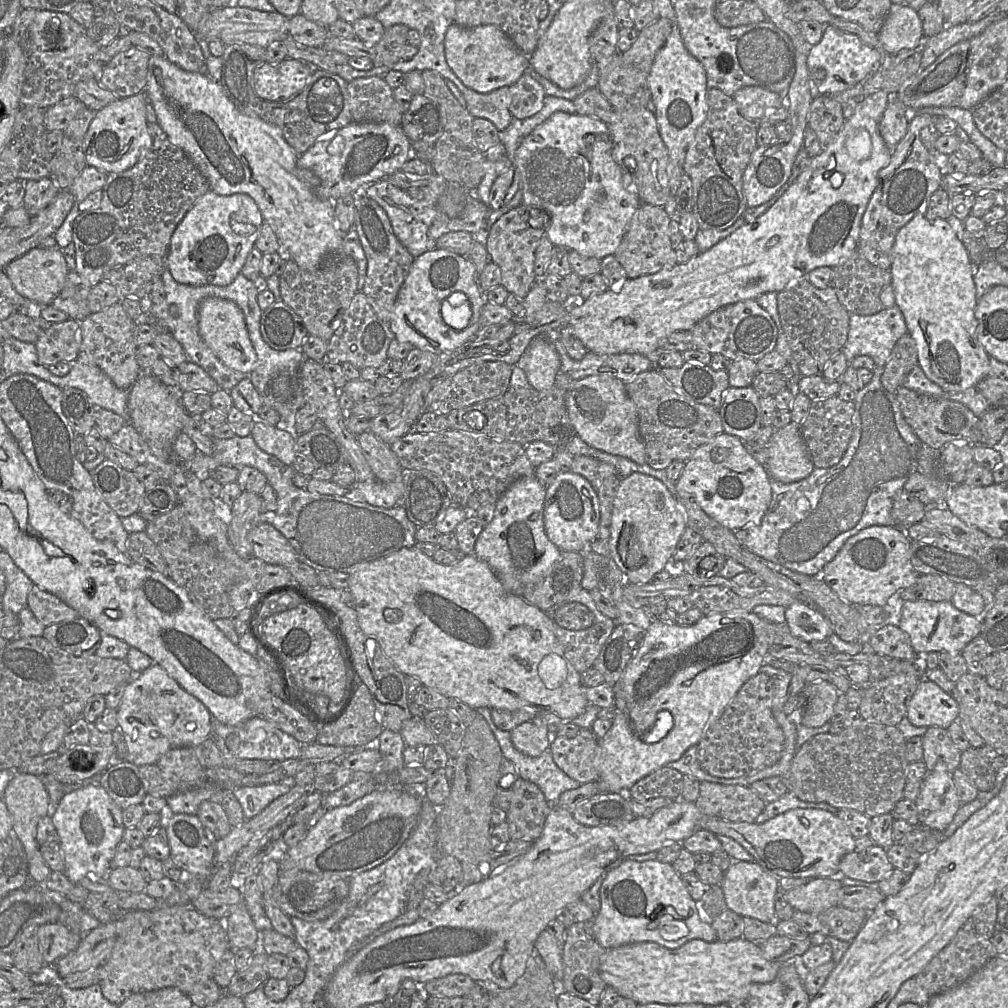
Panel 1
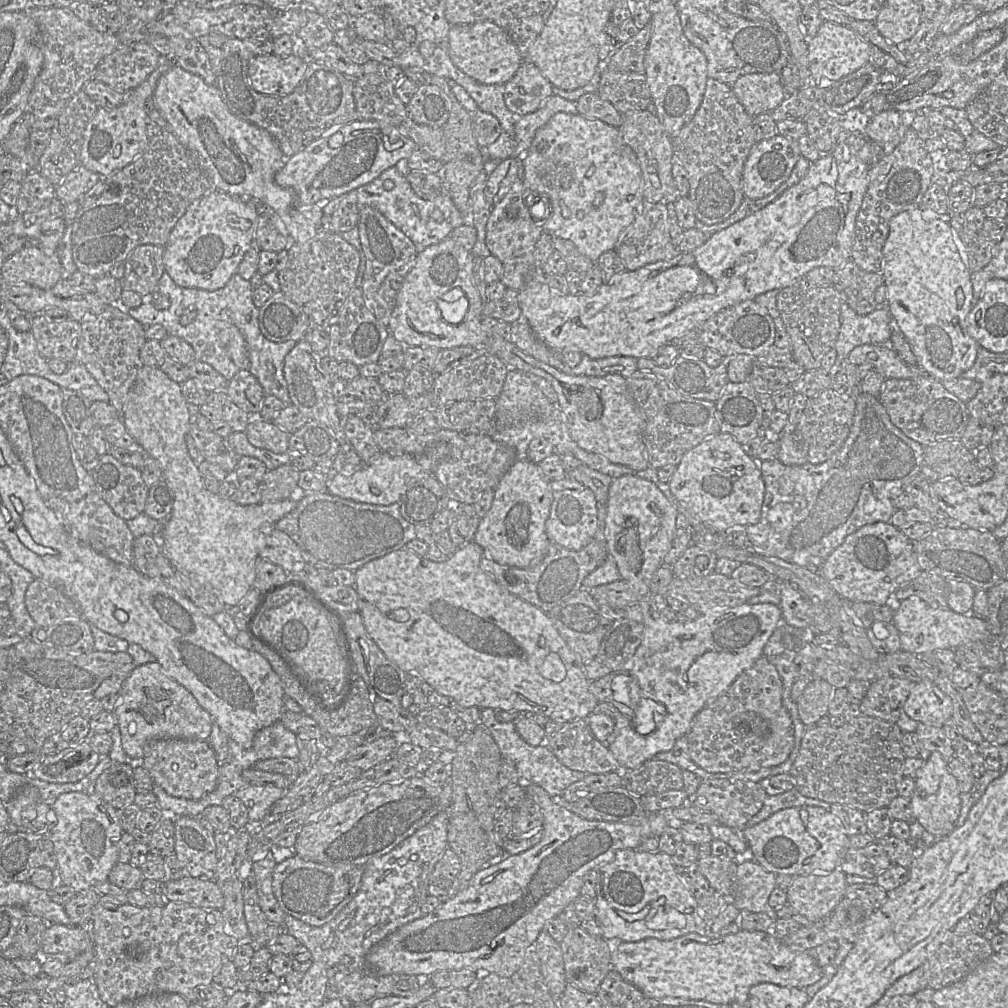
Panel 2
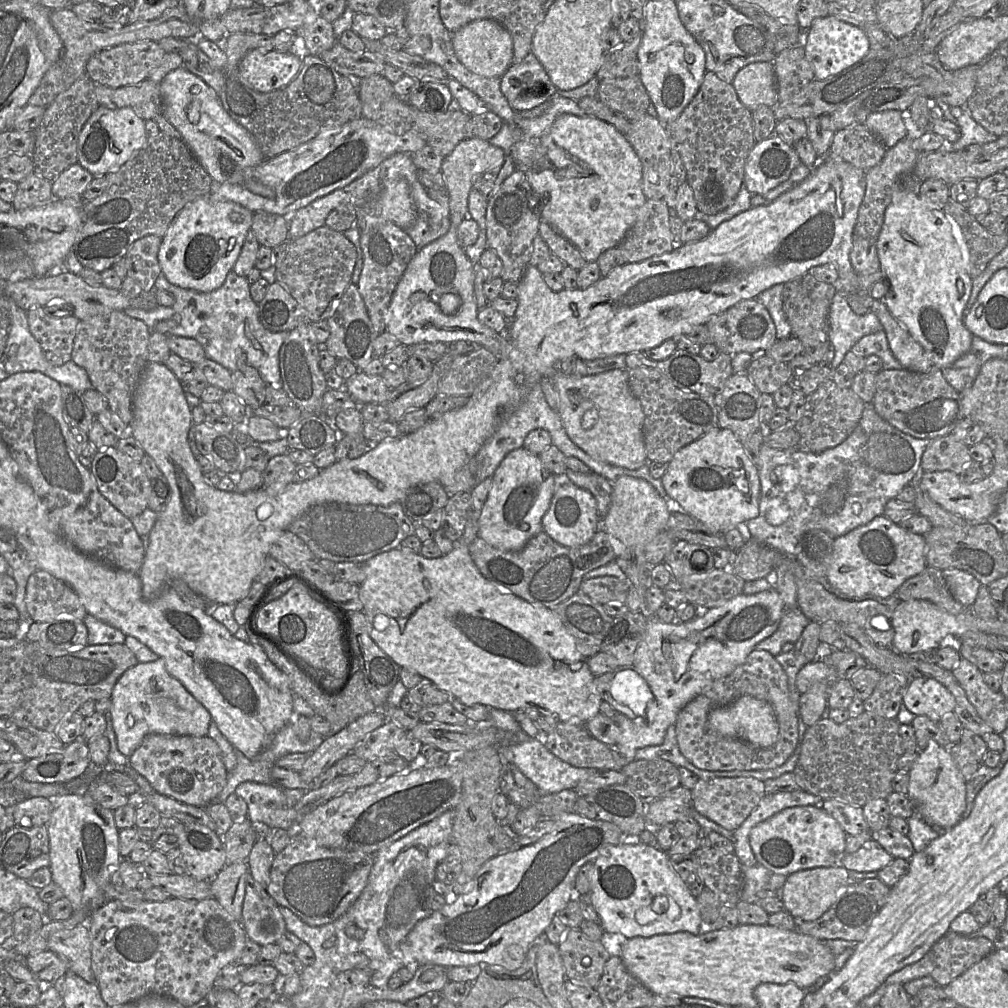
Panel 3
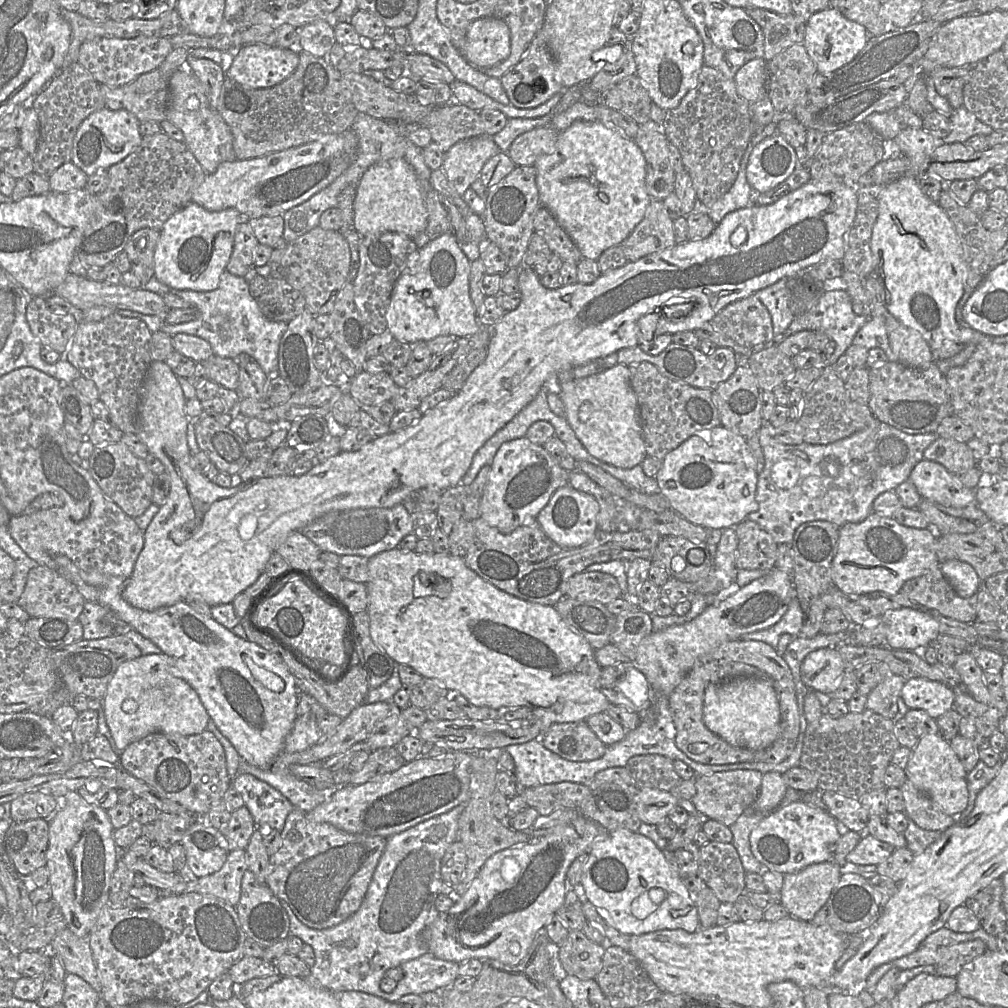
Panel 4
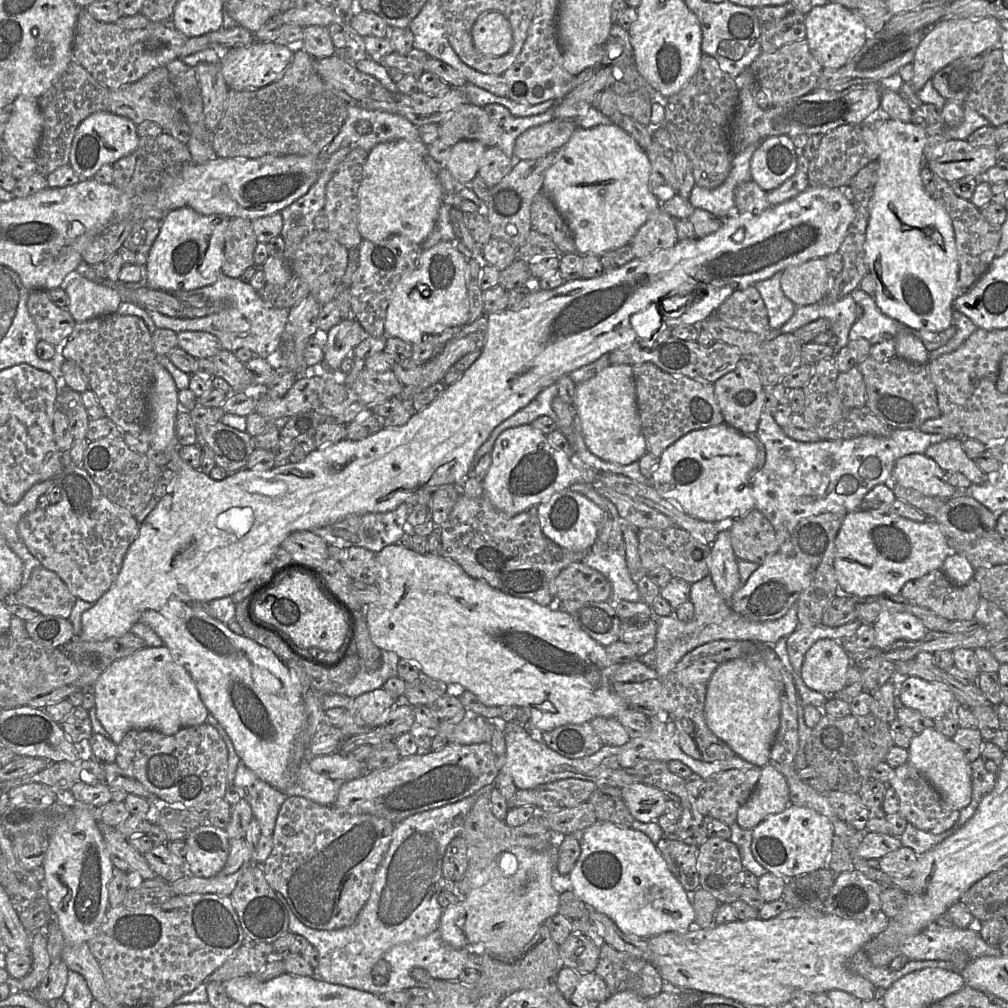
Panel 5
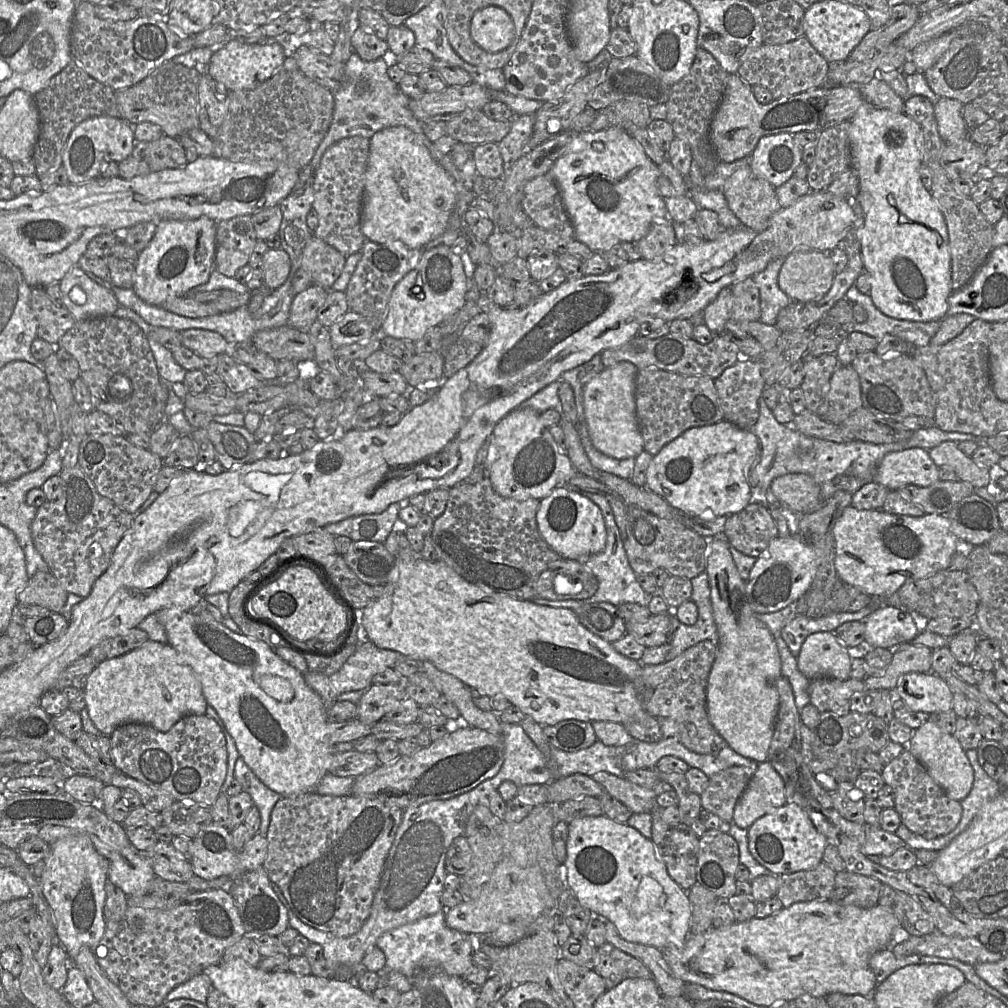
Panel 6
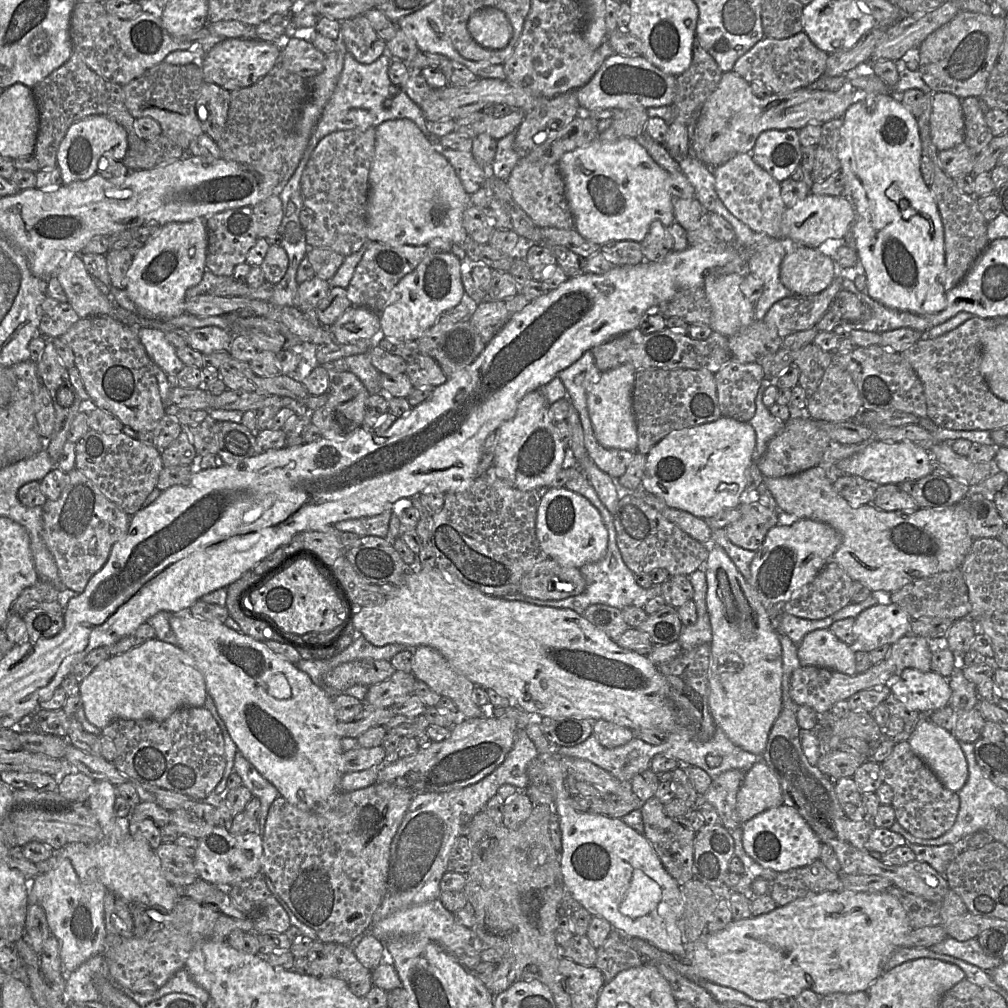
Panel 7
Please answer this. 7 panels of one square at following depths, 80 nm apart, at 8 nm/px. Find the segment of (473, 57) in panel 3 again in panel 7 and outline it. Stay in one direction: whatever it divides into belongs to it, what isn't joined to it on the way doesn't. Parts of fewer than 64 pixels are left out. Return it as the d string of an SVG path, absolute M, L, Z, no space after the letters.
M484 7L474 12L468 20L468 31L479 45L491 50L506 47L513 35L506 14L494 7Z

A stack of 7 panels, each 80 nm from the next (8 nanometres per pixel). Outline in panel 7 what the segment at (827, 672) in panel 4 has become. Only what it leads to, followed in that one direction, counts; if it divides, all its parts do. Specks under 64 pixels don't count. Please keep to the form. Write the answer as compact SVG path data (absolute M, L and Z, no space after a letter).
M816 629L806 634L797 653L801 665L824 667L846 675L857 674L855 652L829 629Z

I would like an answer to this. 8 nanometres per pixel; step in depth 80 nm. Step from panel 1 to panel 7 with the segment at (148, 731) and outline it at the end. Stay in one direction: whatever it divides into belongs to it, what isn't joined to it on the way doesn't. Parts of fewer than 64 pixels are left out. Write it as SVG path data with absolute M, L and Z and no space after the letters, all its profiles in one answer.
M149 639L143 644L122 654L110 656L100 662L94 670L79 683L79 695L87 720L103 729L117 719L164 721L173 712L183 707L204 707L207 685L204 675L191 656L179 645L159 639Z

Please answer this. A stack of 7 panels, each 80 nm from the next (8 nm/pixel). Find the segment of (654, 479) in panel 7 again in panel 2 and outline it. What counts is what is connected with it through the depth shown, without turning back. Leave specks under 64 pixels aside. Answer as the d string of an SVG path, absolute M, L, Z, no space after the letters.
M719 432L689 450L668 482L672 494L717 532L758 523L765 496L760 461L748 456L734 437Z

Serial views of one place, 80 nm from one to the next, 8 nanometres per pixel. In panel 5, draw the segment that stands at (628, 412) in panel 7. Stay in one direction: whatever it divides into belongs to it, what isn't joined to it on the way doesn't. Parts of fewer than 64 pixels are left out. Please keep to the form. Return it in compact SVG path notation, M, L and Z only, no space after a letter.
M610 365L591 379L576 384L574 406L581 421L584 442L594 455L608 462L628 465L647 453L631 365Z

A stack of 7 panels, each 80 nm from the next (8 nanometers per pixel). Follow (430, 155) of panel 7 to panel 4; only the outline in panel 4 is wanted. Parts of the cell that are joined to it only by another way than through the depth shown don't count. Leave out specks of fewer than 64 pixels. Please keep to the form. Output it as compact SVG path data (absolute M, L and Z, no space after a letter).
M403 159L378 162L363 174L354 201L354 229L360 236L395 232L414 238L427 226L428 212L413 168Z

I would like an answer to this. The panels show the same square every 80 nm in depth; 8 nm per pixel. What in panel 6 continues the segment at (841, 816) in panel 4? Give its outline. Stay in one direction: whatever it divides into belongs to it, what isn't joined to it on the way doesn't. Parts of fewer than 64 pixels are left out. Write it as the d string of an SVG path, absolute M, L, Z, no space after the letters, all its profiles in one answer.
M838 783L838 788L830 793L833 804L845 819L864 824L864 796L853 783Z

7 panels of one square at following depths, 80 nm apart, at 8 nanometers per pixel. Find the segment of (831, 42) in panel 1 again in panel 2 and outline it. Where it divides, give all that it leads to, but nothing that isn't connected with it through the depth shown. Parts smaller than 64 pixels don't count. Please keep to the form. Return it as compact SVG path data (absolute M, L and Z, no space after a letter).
M823 21L817 34L808 38L807 60L811 72L811 85L823 87L868 63L870 47L850 27Z

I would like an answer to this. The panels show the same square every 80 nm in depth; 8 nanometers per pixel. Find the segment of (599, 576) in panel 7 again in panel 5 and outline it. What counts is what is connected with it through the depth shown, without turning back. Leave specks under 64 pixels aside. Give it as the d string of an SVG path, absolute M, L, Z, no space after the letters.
M574 483L569 487L570 490L586 496L588 499L598 505L602 510L602 521L600 524L598 536L586 552L583 563L600 573L602 573L611 583L612 593L610 601L627 600L638 602L641 600L638 585L633 581L626 564L626 551L622 535L621 517L616 506L606 497L599 494L590 483Z

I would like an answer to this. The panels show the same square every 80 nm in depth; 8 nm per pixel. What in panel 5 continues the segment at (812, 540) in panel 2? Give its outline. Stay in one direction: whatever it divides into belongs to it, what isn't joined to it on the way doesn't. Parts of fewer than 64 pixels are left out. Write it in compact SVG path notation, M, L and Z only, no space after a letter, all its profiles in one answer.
M761 413L757 435L765 447L766 458L762 469L752 478L755 507L761 511L774 529L787 529L792 532L800 520L825 512L842 513L861 509L864 496L878 484L890 484L896 461L908 454L924 454L926 449L947 438L942 434L924 433L918 429L893 429L888 437L864 435L852 439L821 440L800 442L788 437L773 416Z

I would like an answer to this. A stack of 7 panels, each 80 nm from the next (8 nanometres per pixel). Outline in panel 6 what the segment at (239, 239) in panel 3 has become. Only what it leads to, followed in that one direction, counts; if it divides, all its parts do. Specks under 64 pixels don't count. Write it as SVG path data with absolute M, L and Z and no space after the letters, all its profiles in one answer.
M200 217L193 220L159 220L149 245L139 253L135 263L133 289L143 301L162 306L169 298L177 298L191 288L204 284L215 270L217 222Z

